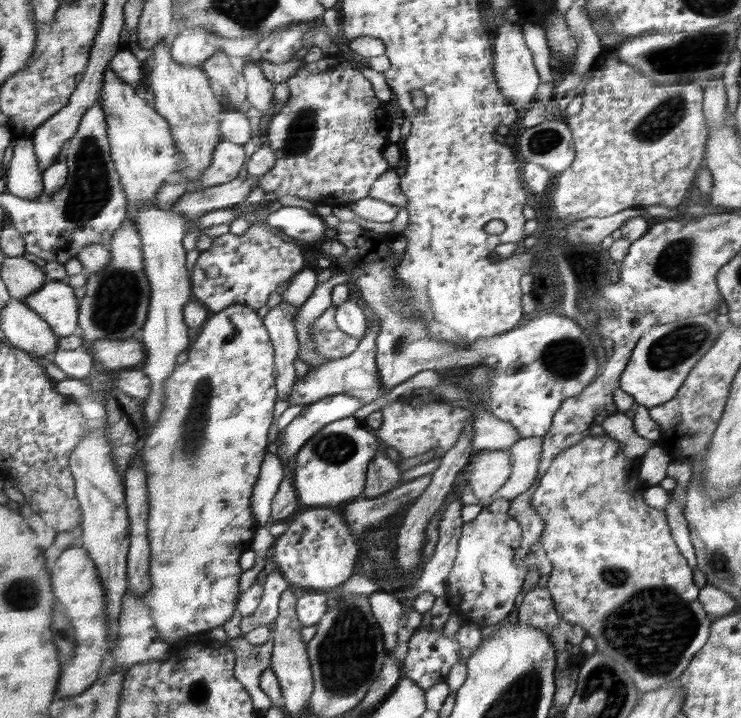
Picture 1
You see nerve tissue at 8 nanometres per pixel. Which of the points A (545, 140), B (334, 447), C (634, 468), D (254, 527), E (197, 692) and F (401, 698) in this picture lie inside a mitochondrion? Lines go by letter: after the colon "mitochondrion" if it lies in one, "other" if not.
A: mitochondrion
B: mitochondrion
C: other
D: other
E: mitochondrion
F: other

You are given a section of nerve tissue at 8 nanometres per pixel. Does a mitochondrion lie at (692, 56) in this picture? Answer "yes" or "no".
yes

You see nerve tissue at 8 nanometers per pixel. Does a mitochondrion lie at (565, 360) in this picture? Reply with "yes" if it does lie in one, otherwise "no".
yes

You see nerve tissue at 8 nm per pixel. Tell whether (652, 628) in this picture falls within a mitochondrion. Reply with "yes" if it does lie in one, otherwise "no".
yes

